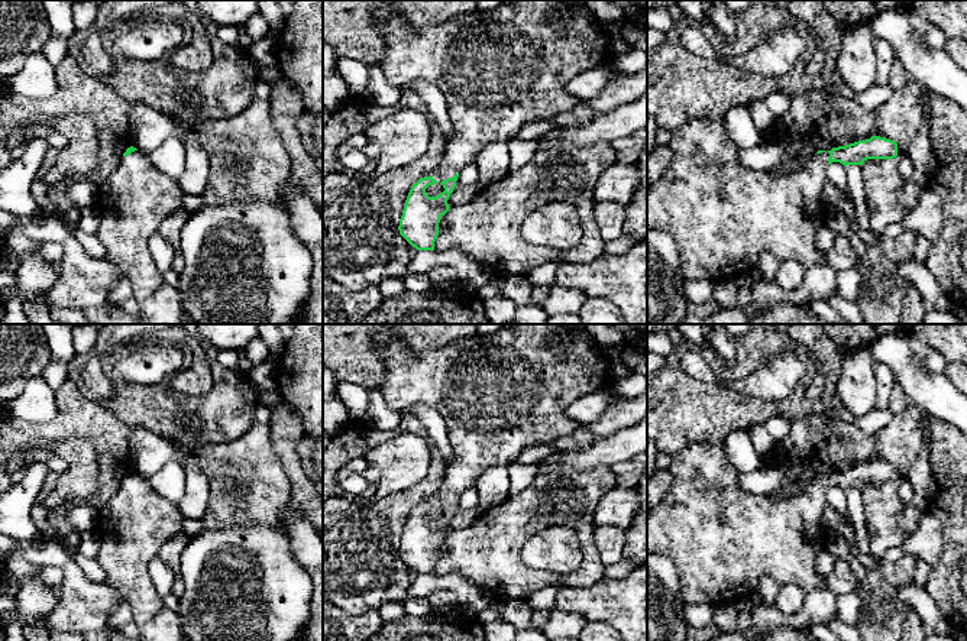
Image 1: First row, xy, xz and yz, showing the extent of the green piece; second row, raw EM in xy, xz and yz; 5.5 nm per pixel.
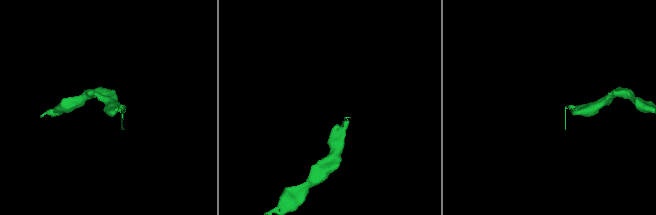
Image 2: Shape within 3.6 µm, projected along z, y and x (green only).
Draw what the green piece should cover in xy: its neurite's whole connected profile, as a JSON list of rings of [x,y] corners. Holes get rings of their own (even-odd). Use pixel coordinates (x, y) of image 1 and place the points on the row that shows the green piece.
[[[133,146],[126,149],[116,171],[97,187],[96,208],[101,221],[96,236],[106,249],[106,259],[119,266],[130,281],[139,302],[164,284],[162,273],[152,260],[148,240],[171,214],[182,210],[182,197],[178,179],[159,171],[148,155]]]

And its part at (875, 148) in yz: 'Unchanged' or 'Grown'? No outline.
Grown

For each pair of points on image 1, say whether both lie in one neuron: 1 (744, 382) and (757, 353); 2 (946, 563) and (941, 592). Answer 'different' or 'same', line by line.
1: same
2: same

